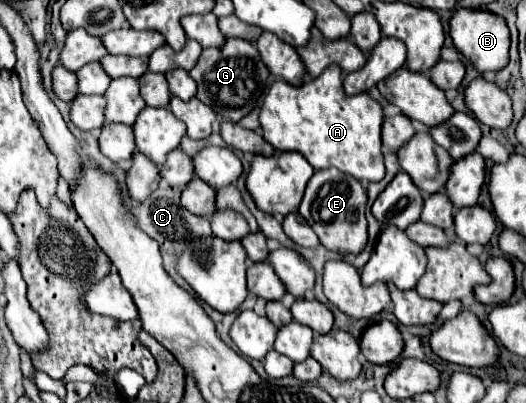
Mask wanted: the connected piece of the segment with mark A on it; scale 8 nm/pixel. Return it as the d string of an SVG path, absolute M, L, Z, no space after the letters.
M338 65L326 67L316 79L300 87L290 87L282 79L274 81L260 109L262 135L274 149L298 151L316 171L336 167L362 183L384 179L380 153L382 117L382 107L368 93L344 93Z

